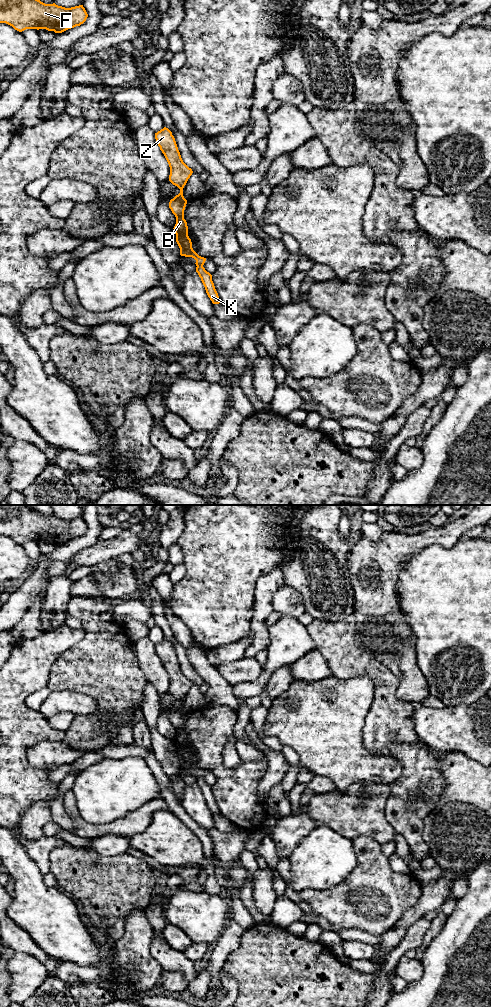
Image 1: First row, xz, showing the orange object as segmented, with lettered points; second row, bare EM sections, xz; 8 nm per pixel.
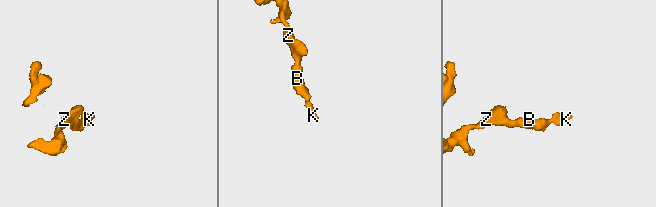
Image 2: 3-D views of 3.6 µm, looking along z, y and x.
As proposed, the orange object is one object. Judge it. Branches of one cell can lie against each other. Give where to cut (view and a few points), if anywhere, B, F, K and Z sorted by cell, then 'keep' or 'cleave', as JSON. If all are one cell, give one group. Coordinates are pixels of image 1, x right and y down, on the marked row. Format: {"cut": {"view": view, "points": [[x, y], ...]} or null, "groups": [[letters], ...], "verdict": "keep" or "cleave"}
{"cut": null, "groups": [["B", "F", "K", "Z"]], "verdict": "keep"}

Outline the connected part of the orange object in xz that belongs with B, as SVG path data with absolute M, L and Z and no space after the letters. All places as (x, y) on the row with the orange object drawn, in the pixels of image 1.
M164 127L155 133L155 139L169 164L169 181L180 189L180 193L169 202L169 208L176 217L176 224L173 229L176 234L176 242L180 248L180 255L196 260L196 272L201 278L208 297L213 304L219 304L220 299L212 281L212 275L203 267L206 258L199 256L193 250L191 239L188 236L187 222L184 219L187 200L183 196L183 188L193 171L183 162L175 138L168 128Z

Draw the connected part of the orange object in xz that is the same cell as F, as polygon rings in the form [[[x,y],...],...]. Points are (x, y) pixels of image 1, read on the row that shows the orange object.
[[[0,0],[0,23],[6,23],[19,32],[26,29],[46,29],[55,33],[62,33],[80,26],[87,17],[88,14],[83,5],[65,8],[55,3],[45,4],[40,0]]]

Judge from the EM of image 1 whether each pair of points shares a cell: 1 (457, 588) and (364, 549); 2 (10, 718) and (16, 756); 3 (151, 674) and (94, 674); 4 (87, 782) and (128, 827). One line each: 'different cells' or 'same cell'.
1: different cells
2: same cell
3: different cells
4: different cells

